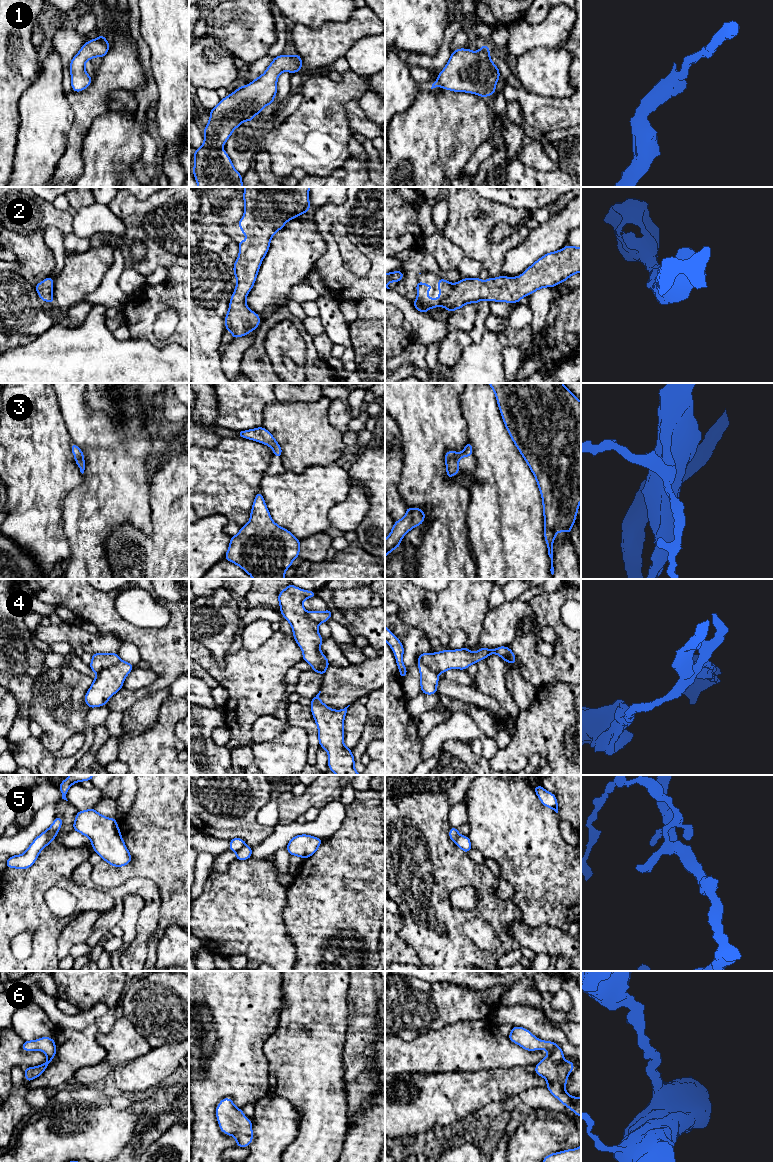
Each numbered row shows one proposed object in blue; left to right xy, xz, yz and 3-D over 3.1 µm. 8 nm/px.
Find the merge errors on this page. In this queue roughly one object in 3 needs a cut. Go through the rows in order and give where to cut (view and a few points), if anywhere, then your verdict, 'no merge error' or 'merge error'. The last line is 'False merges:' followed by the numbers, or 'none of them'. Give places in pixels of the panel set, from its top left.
1: no cut | no merge error
2: no cut | no merge error
3: no cut | no merge error
4: xy (120, 659), (97, 673) | merge error
5: xy (58, 829), (52, 833), (45, 845) | merge error
6: no cut | no merge error
False merges: 4, 5

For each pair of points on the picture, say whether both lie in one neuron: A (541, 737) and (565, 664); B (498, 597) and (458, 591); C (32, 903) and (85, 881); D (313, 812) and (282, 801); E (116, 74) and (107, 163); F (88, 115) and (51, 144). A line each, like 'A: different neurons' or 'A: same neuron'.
A: different neurons
B: different neurons
C: different neurons
D: different neurons
E: different neurons
F: different neurons

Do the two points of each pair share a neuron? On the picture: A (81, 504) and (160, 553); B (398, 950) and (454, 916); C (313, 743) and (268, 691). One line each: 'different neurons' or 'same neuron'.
A: different neurons
B: different neurons
C: different neurons

